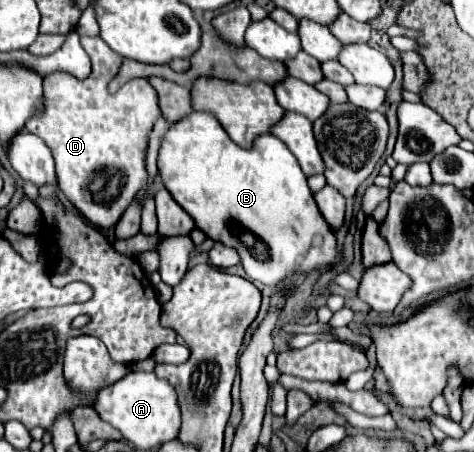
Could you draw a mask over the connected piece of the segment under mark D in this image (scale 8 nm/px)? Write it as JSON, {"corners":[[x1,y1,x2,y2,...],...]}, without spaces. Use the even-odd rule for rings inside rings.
{"corners":[[82,38,84,50,92,60,92,74,86,80,78,80,70,74,52,74,44,80,44,100,46,112,40,118,32,118,26,122,26,130,36,134,46,142,50,148,54,162,56,162,56,176,58,188,62,194,86,216,94,226,112,228,122,218,124,210,136,198,138,190,146,186,146,150,148,150,148,136,154,128,154,122,160,116,158,94,154,86,150,86,148,78,134,78,128,80,116,94,108,92,108,82,118,72,122,64,122,56,110,52,102,38]]}

